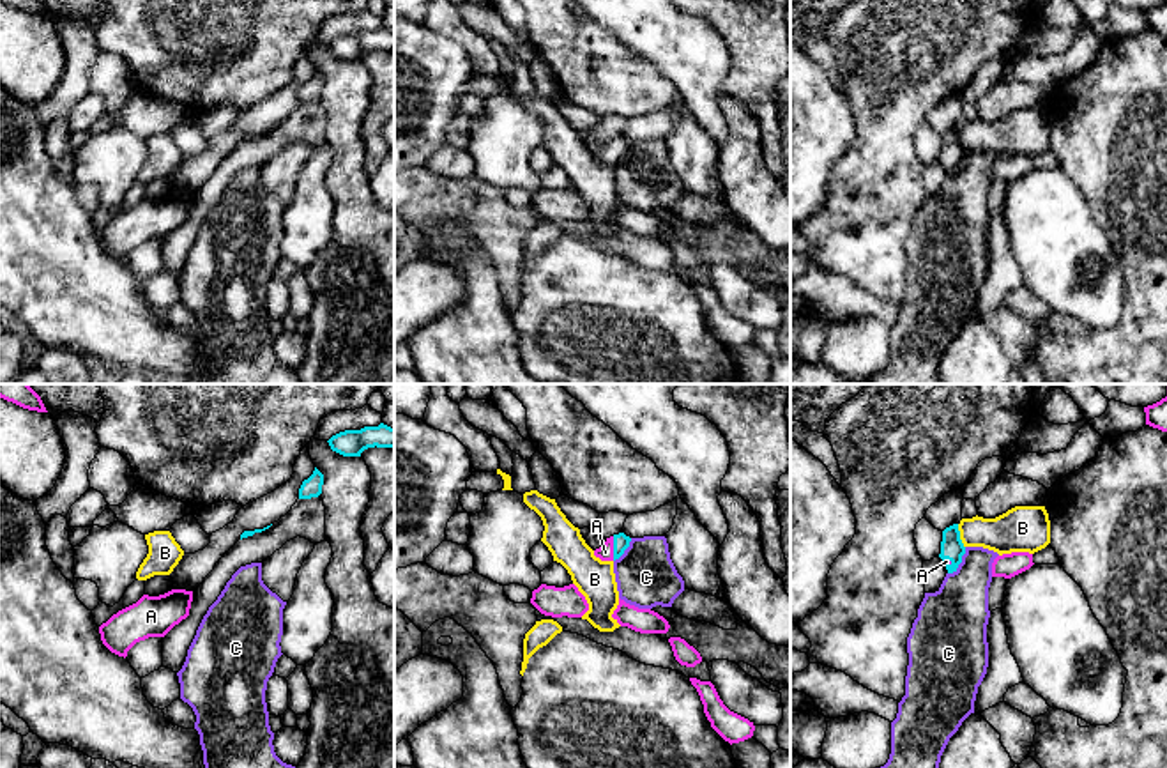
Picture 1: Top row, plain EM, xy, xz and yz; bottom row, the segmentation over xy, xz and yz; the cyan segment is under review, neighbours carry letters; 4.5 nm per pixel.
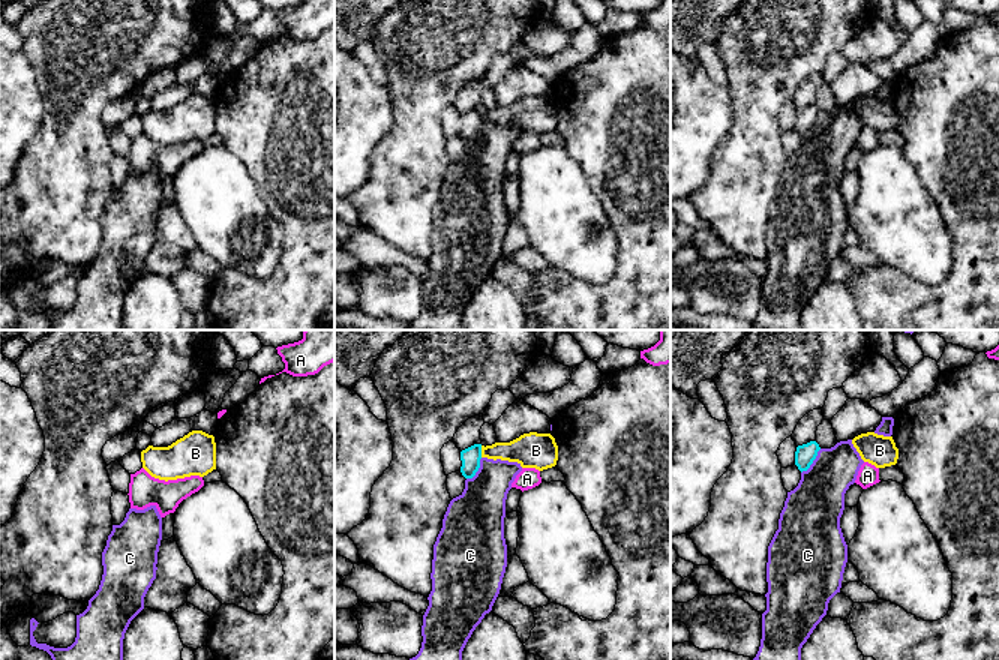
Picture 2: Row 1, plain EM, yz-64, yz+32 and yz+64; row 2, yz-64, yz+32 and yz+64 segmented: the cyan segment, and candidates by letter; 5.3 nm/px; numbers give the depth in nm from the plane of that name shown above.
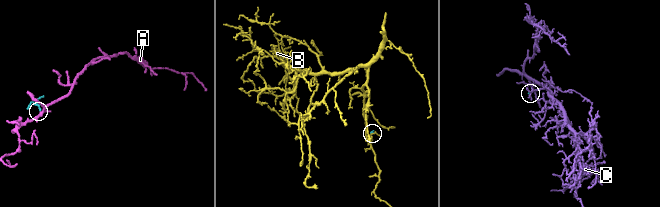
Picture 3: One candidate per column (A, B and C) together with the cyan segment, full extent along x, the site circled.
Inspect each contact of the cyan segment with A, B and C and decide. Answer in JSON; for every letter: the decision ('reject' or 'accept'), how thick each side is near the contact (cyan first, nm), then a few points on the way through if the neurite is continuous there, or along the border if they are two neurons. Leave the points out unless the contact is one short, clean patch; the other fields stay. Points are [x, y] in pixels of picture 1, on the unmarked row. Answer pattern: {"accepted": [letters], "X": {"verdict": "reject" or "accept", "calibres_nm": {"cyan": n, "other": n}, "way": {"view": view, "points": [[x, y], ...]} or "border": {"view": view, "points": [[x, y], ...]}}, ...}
{"accepted": ["A"], "A": {"verdict": "accept", "calibres_nm": {"cyan": 80, "other": 70}, "way": {"view": "xz", "points": [[621, 145], [614, 153], [605, 156]]}}, "B": {"verdict": "reject", "calibres_nm": {"cyan": 110, "other": 190}, "border": {"view": "yz", "points": [[957, 128], [964, 151]]}}, "C": {"verdict": "reject", "calibres_nm": {"cyan": 110, "other": 280}, "border": {"view": "yz", "points": [[966, 151], [961, 167], [948, 177]]}}}

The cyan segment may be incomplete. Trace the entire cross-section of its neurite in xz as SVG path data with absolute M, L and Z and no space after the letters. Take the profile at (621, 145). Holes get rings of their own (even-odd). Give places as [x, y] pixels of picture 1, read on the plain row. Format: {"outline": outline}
{"outline": "M624 136L606 142L605 149L594 154L594 159L601 165L615 165L629 150L631 142Z"}

